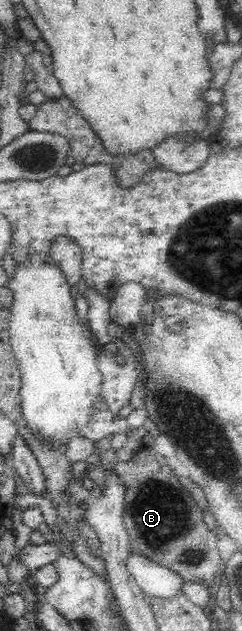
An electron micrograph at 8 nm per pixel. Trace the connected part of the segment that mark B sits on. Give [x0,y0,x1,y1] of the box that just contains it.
[116,447,223,589]

